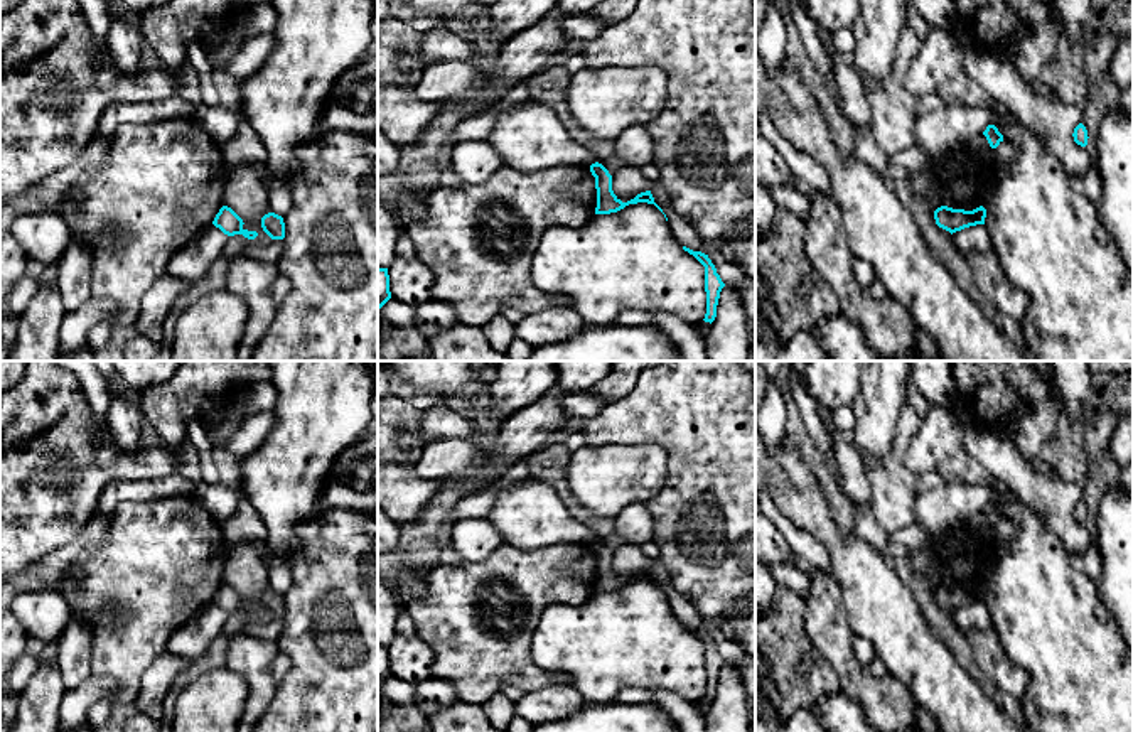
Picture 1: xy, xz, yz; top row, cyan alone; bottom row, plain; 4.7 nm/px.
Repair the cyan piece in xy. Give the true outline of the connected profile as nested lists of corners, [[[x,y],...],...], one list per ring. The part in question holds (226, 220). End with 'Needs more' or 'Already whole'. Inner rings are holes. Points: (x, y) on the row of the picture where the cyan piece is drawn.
[[[223,206],[216,214],[212,224],[219,228],[224,234],[234,236],[243,234],[248,240],[255,240],[258,236],[256,231],[248,231],[243,228],[243,219],[228,206]]]. Already whole

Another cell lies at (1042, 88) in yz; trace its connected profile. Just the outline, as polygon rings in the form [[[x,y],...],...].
[[[1045,74],[1042,79],[1028,84],[1028,88],[1032,89],[1034,94],[1040,96],[1040,98],[1047,98],[1047,100],[1054,100],[1059,98],[1052,83],[1050,83],[1050,76]]]

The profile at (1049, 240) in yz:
[[[998,100],[988,105],[988,108],[995,113],[993,125],[1003,135],[1003,140],[1015,147],[1017,153],[1012,162],[995,162],[993,184],[985,197],[985,228],[993,241],[993,251],[1000,261],[1001,272],[1028,295],[1028,307],[1020,320],[1028,349],[1034,353],[1037,361],[1133,361],[1133,272],[1128,268],[1113,236],[1103,224],[1098,204],[1072,189],[1064,165],[1047,150],[1045,140],[1039,133],[1025,128]]]

